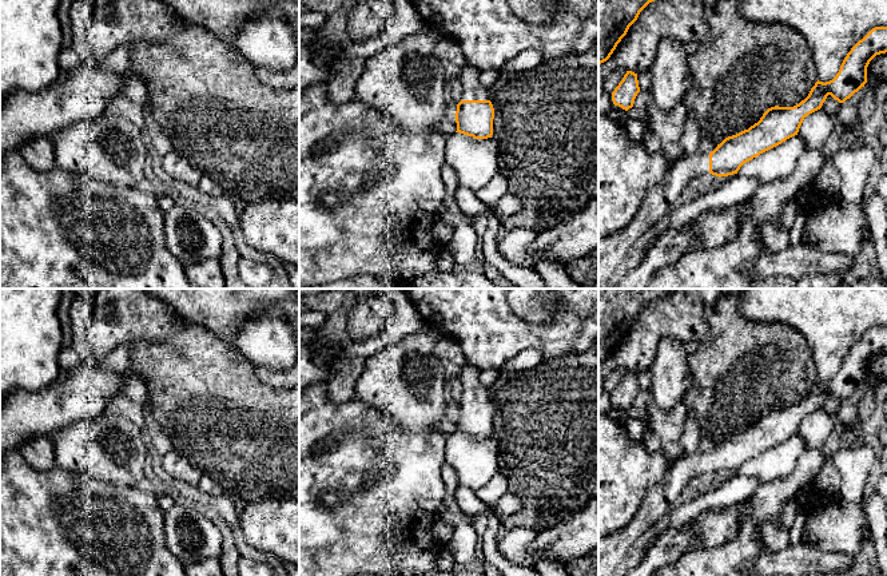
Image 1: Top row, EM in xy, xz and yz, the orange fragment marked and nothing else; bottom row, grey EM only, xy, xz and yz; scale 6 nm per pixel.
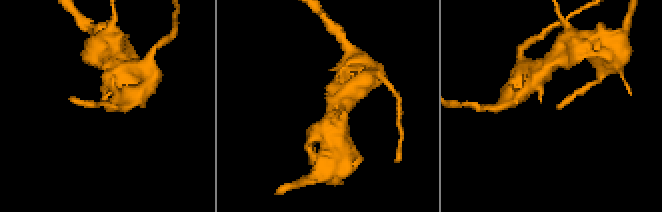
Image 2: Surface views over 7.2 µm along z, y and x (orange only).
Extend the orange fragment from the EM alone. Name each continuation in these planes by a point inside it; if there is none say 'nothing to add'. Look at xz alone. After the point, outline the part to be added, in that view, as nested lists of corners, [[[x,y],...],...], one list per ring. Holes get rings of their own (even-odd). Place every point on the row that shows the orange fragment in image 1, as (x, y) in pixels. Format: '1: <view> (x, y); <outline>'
1: xz (472, 90); [[[465,64],[461,71],[462,84],[461,100],[490,100],[488,88],[480,83],[481,71],[470,64]]]

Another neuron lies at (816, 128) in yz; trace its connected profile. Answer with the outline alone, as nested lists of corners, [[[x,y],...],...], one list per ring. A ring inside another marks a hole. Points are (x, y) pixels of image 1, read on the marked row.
[[[818,110],[804,118],[797,135],[806,143],[807,150],[823,151],[836,123],[838,116],[828,116],[824,111]]]

